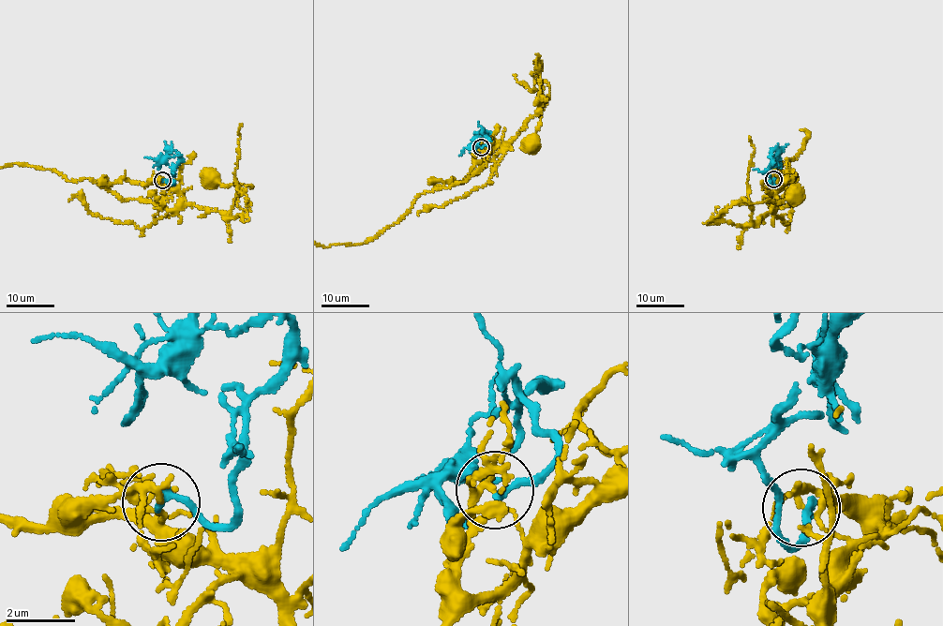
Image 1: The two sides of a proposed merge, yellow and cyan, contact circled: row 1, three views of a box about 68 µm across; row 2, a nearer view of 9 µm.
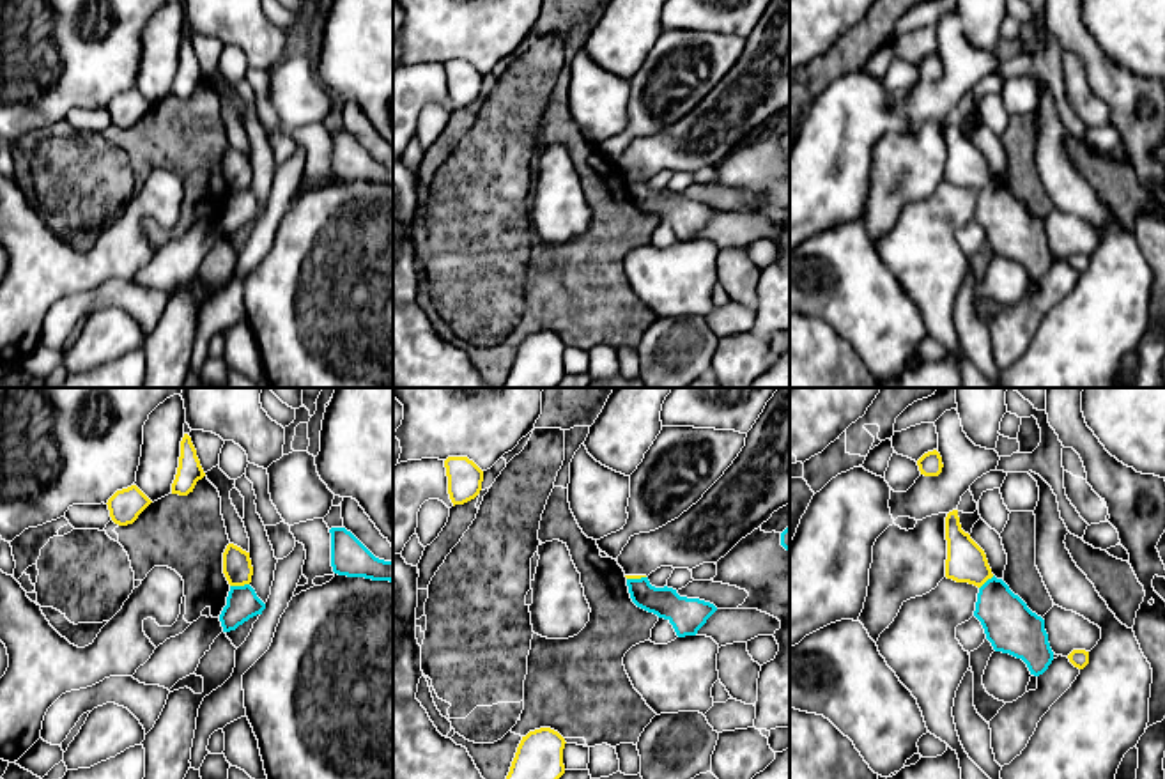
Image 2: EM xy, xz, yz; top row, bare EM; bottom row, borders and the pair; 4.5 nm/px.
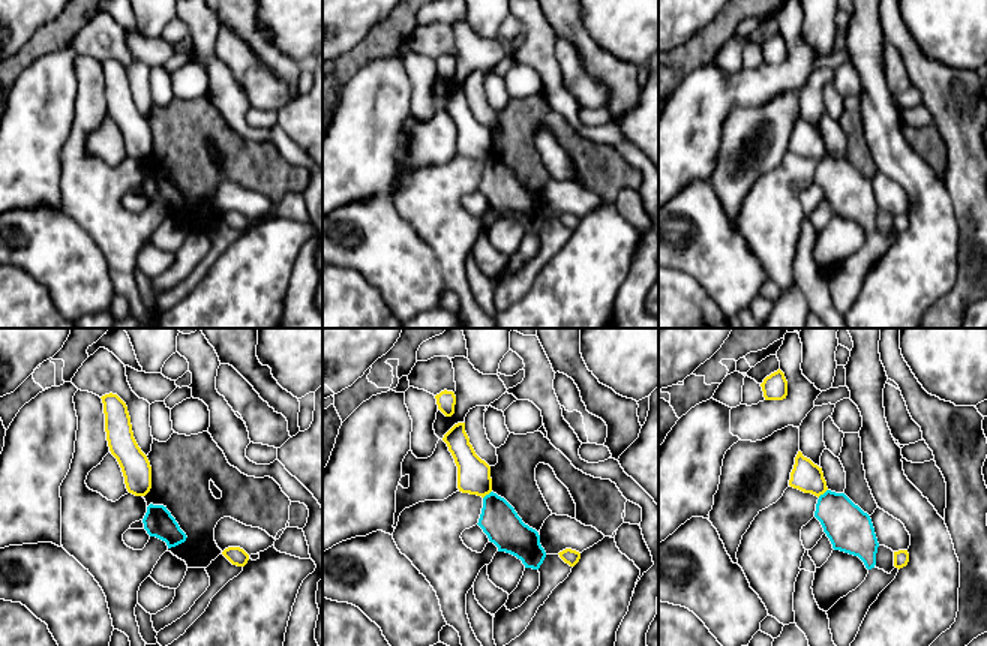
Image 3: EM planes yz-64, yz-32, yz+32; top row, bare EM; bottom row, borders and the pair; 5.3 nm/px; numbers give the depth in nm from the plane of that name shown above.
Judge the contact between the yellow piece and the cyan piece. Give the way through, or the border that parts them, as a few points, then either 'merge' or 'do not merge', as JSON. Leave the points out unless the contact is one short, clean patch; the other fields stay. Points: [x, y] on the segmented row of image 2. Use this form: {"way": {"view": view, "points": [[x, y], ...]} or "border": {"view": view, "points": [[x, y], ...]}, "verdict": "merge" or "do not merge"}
{"border": {"view": "xy", "points": [[248, 583], [231, 586]]}, "verdict": "do not merge"}

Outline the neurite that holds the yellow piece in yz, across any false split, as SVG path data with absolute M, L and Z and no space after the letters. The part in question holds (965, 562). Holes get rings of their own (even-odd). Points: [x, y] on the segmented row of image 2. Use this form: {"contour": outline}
{"contour": "M958 510L945 517L945 577L981 588L993 577L984 551L961 529Z"}

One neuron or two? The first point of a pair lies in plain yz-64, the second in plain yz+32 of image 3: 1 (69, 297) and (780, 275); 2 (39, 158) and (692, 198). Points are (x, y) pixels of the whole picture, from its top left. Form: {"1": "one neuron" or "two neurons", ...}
{"1": "two neurons", "2": "two neurons"}

